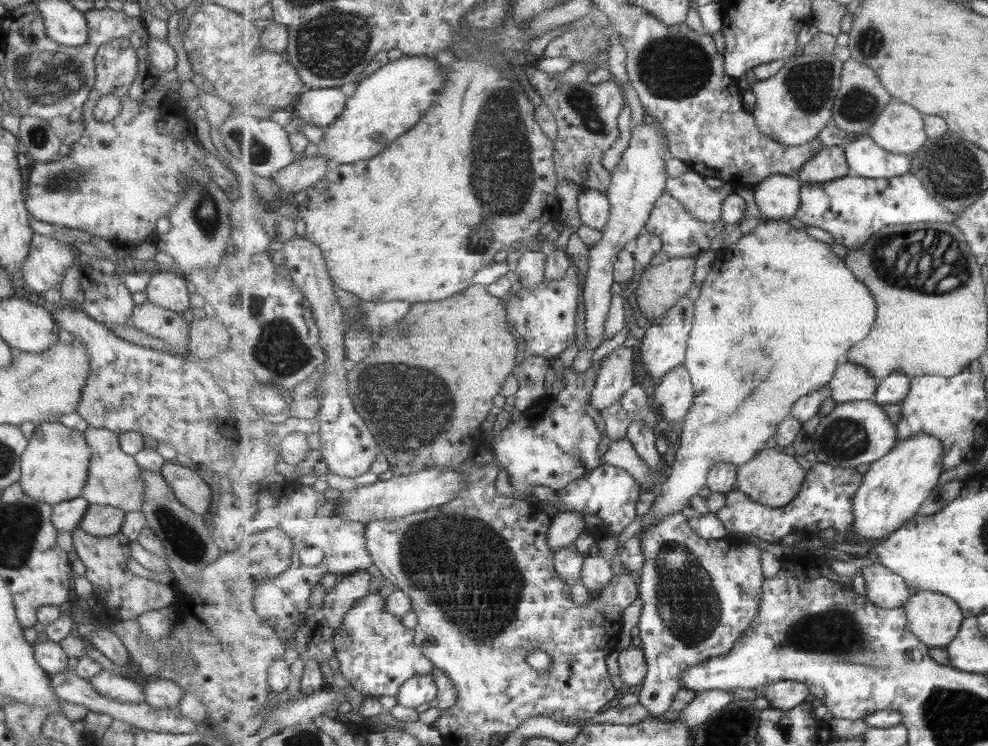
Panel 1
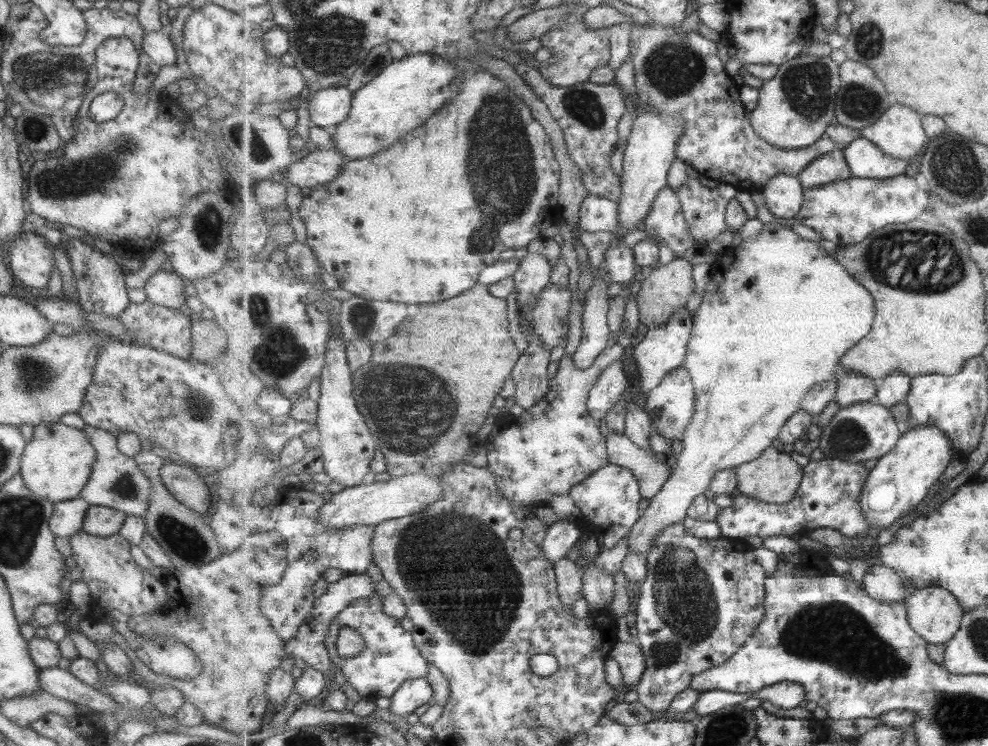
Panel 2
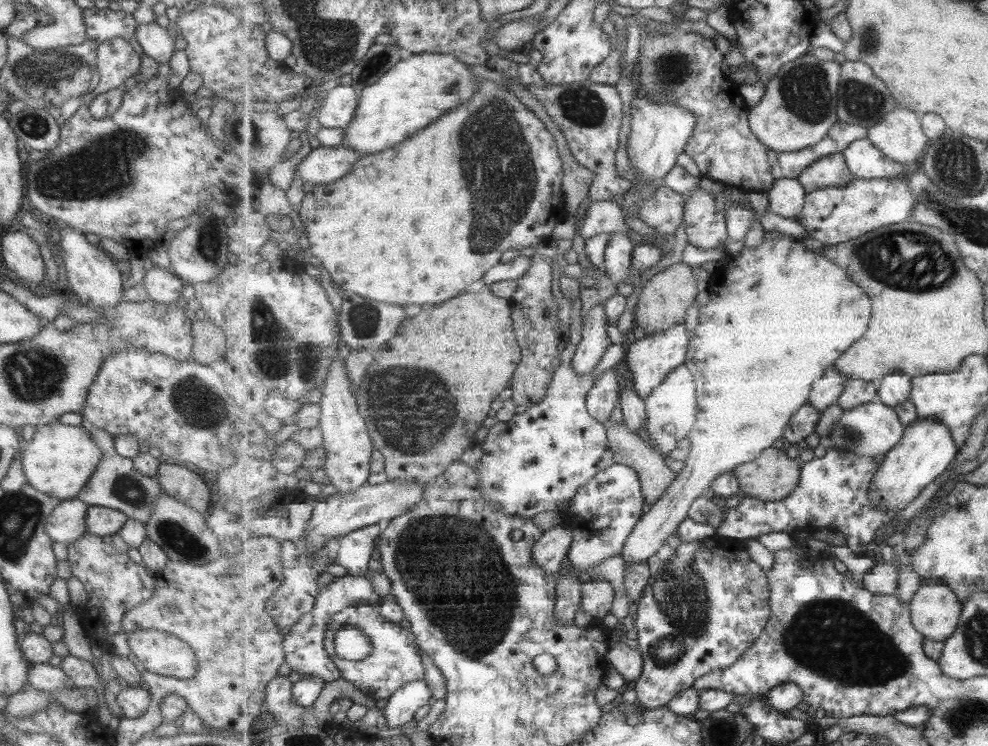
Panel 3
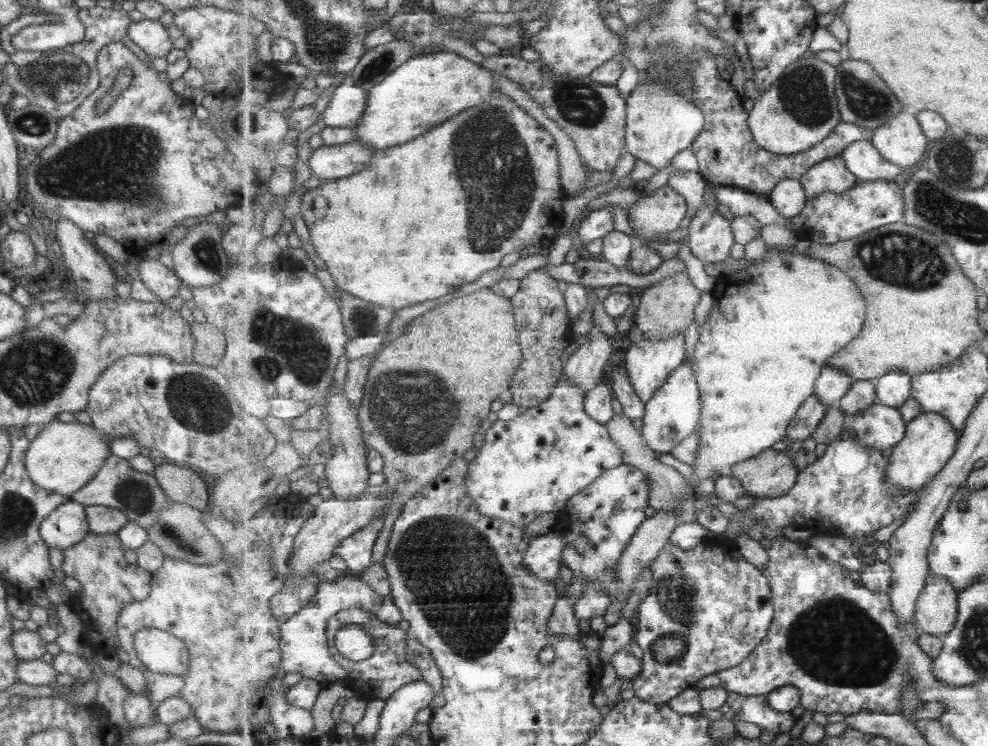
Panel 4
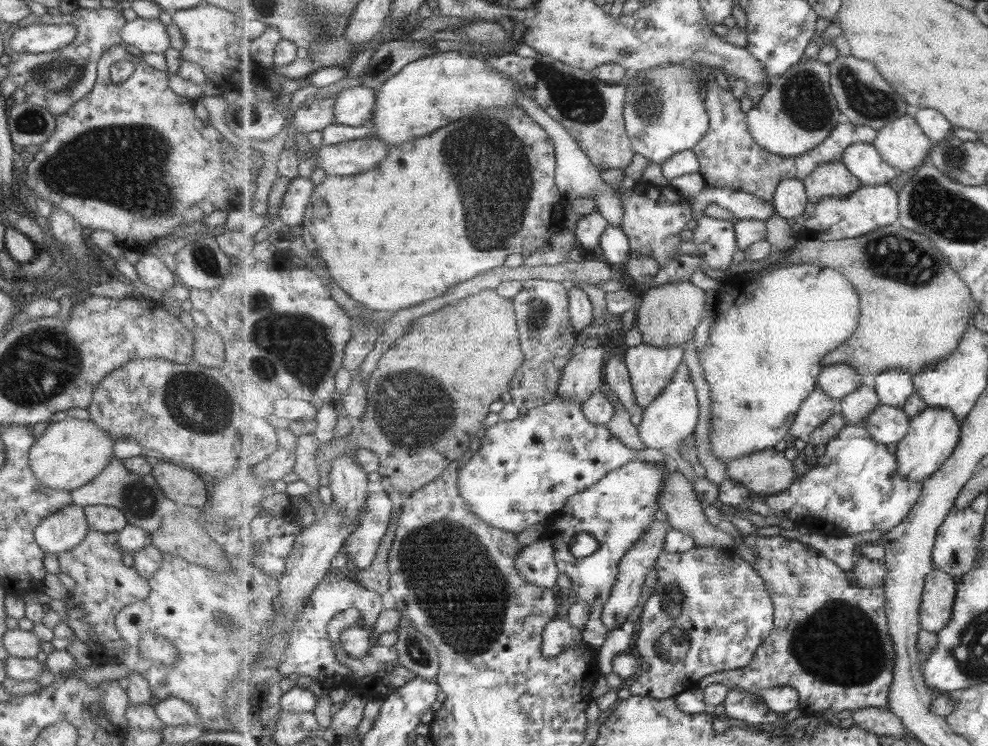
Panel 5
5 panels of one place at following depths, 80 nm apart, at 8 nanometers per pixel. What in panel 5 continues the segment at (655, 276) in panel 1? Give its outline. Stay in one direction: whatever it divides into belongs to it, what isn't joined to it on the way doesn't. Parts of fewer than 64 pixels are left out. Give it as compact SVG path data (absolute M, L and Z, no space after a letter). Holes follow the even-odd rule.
M690 281L673 282L659 288L651 288L642 297L634 325L642 332L644 343L649 346L685 346L695 336L697 326L705 316L706 291Z

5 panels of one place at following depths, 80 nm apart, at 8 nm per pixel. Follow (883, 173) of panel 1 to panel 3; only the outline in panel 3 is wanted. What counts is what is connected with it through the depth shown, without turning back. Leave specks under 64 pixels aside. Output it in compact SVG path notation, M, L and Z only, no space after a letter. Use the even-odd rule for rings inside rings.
M869 138L852 142L844 152L847 166L855 177L867 180L889 179L901 174L903 166L885 156Z

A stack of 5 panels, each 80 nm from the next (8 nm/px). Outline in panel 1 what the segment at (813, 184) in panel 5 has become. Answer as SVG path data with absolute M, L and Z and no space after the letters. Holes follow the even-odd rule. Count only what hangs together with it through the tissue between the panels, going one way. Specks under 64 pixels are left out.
M834 146L822 150L801 169L801 183L827 183L852 173L844 147Z

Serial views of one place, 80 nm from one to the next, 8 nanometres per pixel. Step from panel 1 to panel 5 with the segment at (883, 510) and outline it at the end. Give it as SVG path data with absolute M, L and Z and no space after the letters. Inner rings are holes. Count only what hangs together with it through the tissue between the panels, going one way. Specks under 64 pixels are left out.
M927 408L922 414L911 418L911 428L907 436L898 442L897 468L910 481L925 481L941 469L945 462L960 446L962 424L957 422L955 414L945 408Z

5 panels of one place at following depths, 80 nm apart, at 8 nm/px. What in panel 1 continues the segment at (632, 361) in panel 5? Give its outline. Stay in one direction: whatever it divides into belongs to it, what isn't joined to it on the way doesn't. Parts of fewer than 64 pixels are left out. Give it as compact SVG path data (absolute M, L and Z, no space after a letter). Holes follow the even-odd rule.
M683 297L679 304L676 304L663 320L650 328L646 328L640 344L640 360L646 372L652 378L655 385L663 381L663 376L671 372L673 368L684 364L688 353L688 340L690 339L694 322L696 321L695 303L688 297Z

